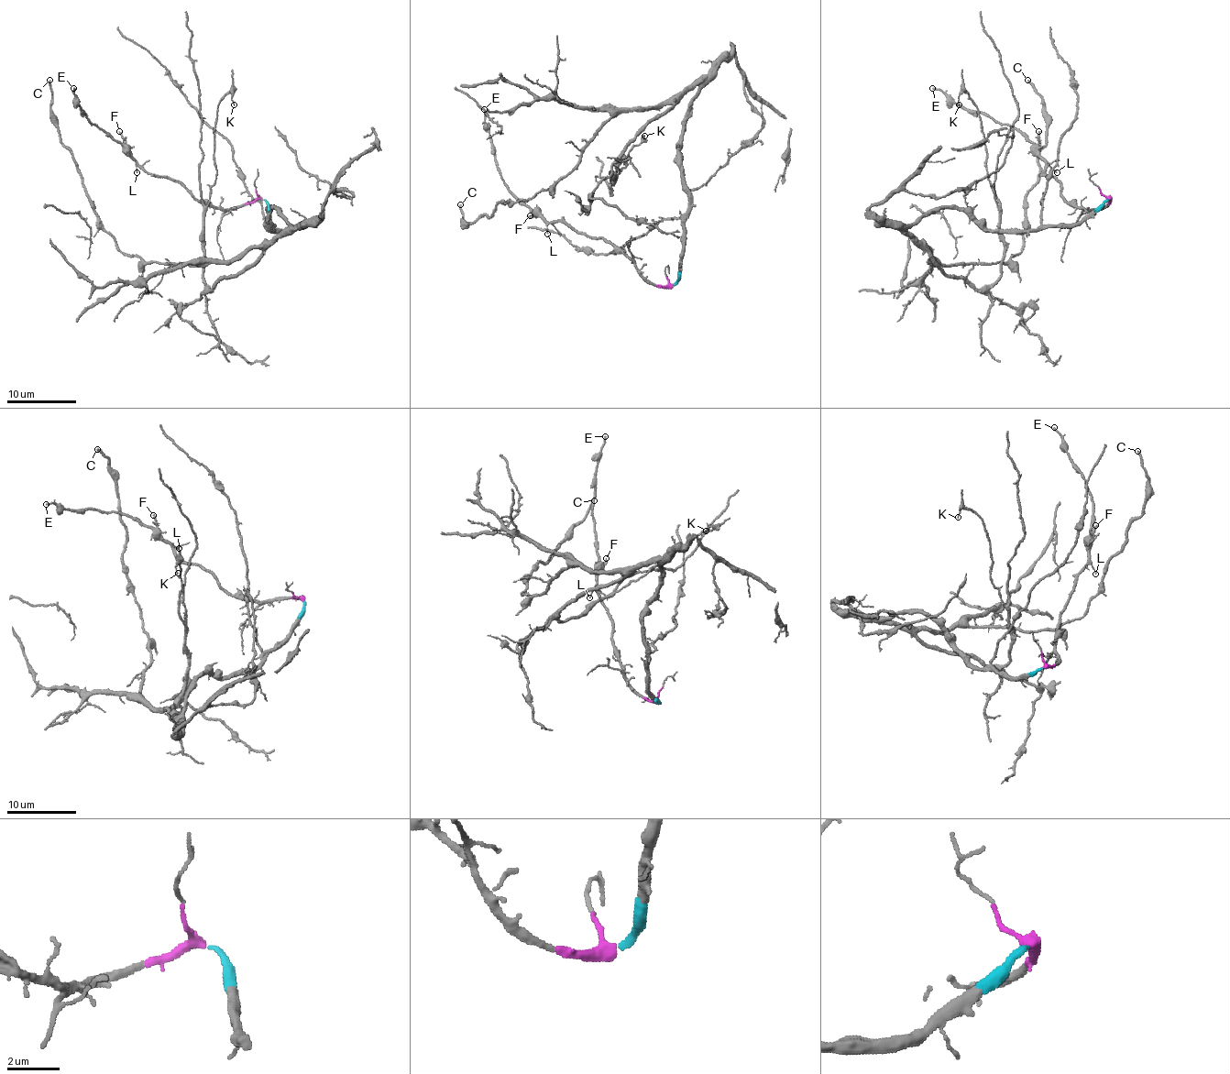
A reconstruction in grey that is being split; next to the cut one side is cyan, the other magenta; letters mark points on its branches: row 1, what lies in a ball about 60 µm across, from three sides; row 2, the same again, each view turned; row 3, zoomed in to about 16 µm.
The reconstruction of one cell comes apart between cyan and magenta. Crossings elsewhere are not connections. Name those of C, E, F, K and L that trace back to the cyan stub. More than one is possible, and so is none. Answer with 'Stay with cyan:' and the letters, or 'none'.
Stay with cyan: C, K

